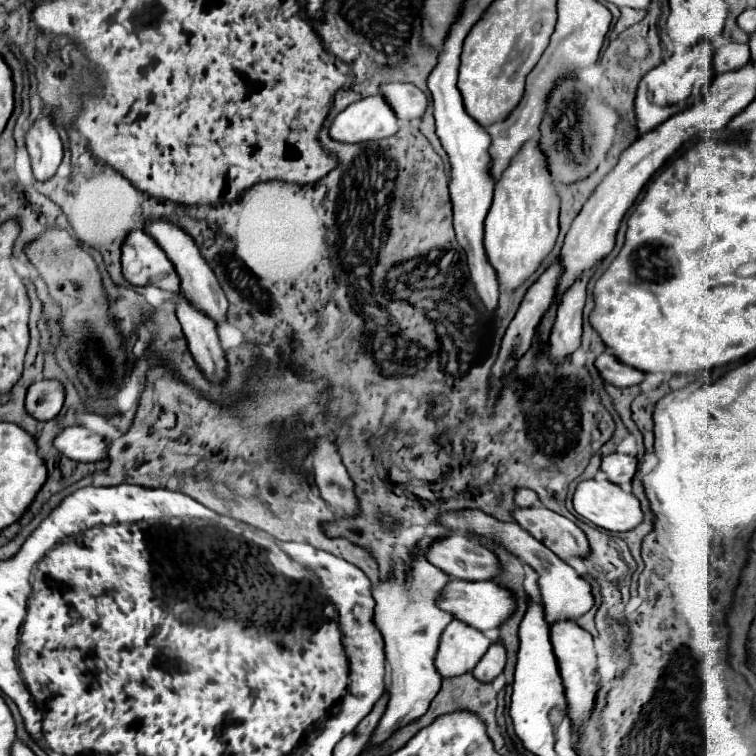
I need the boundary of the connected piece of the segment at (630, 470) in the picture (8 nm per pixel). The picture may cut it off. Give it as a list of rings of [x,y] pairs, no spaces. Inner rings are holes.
[[[610,453],[602,459],[602,471],[606,473],[606,477],[616,483],[616,485],[628,485],[632,481],[632,477],[636,475],[636,467],[638,461],[632,455],[624,455],[624,453]]]

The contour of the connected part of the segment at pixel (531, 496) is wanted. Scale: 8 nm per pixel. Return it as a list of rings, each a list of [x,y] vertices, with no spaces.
[[[518,487],[516,493],[514,493],[514,503],[518,507],[530,507],[530,505],[534,505],[536,499],[538,499],[538,495],[530,489],[524,489],[524,487]]]

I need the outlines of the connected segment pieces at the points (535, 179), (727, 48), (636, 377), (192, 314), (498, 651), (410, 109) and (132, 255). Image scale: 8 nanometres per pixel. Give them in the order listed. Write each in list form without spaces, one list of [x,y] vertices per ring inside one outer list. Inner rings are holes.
[[[538,139],[526,141],[512,157],[494,187],[494,201],[484,221],[484,249],[490,265],[498,273],[498,281],[506,289],[522,285],[554,249],[558,239],[560,197],[554,177],[548,169],[548,157]]]
[[[724,43],[714,51],[714,73],[724,73],[716,69],[738,71],[750,61],[750,49],[746,43]]]
[[[604,351],[598,359],[596,359],[596,367],[600,371],[600,375],[604,377],[606,383],[612,383],[616,387],[630,387],[630,385],[640,385],[646,377],[644,371],[634,369],[630,365],[624,365],[622,361],[618,361],[610,351]]]
[[[182,291],[178,297],[180,303],[176,307],[176,315],[186,335],[188,349],[192,351],[204,375],[212,381],[220,381],[226,373],[226,359],[218,341],[216,323],[206,313],[196,309]]]
[[[494,641],[474,667],[474,677],[486,683],[494,681],[502,673],[504,665],[506,665],[506,647],[502,645],[502,641]]]
[[[390,83],[382,87],[382,93],[392,103],[398,119],[422,119],[428,109],[428,95],[412,83]]]
[[[140,229],[130,231],[122,243],[122,273],[132,285],[156,285],[174,293],[180,291],[178,273],[172,263],[158,243]]]

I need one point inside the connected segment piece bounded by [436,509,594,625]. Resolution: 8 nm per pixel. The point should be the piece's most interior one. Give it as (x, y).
(566, 596)

